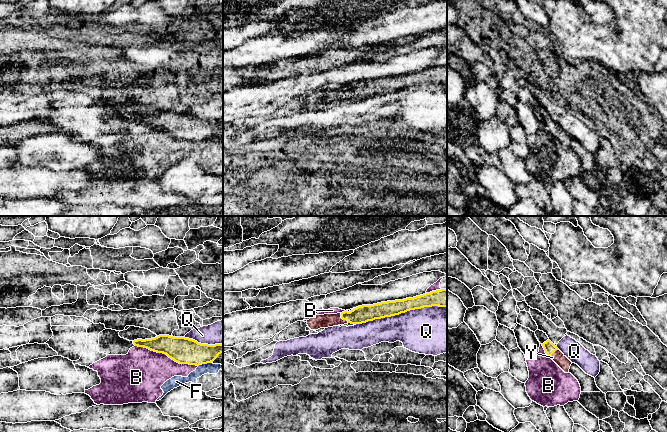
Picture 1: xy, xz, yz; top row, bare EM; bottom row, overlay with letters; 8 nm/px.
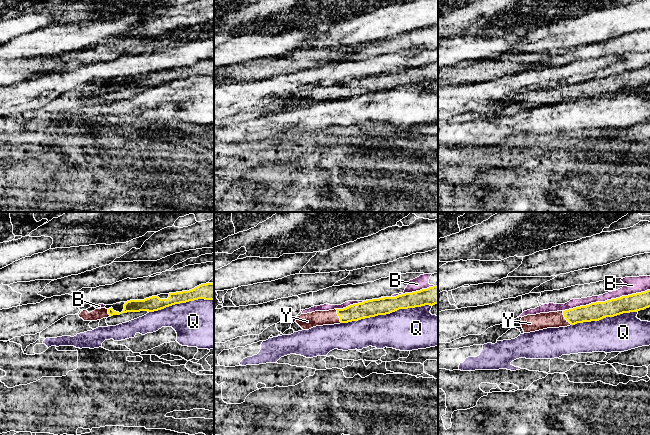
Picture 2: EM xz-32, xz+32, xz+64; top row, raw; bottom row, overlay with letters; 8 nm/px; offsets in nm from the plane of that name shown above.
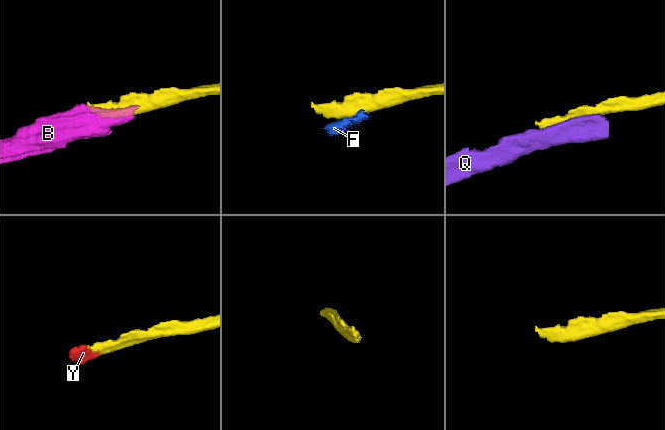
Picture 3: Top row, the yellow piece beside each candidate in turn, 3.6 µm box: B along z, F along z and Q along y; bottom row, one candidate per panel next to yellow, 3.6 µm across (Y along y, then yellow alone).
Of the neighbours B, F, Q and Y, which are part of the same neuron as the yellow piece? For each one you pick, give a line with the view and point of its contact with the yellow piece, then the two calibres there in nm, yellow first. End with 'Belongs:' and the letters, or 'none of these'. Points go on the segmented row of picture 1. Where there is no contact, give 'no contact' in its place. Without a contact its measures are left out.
Y: meets yellow in xz at (343, 319); 140 nm thick on the yellow side, 120 nm on the other
Belongs: Y

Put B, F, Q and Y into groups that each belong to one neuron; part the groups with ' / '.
B F / Q / Y

